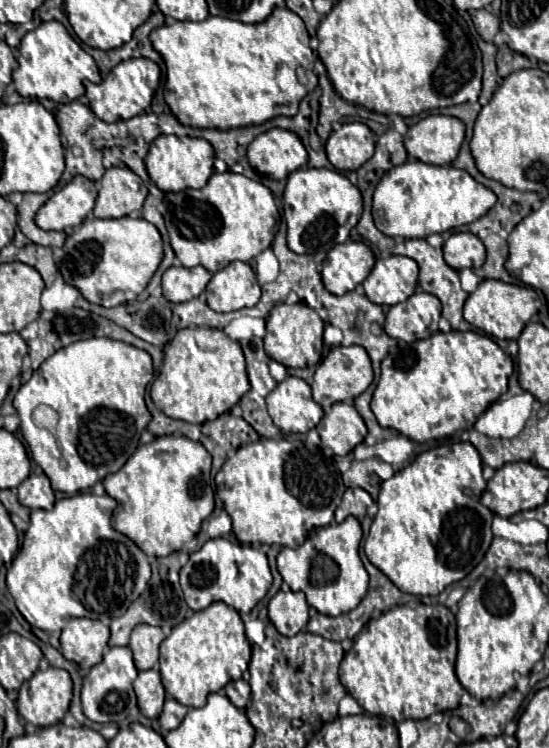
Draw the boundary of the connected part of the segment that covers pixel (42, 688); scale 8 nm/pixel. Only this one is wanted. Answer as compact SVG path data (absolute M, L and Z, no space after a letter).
M49 666L47 670L37 670L33 678L25 680L17 710L19 716L33 726L55 726L63 720L73 698L73 682L67 670Z

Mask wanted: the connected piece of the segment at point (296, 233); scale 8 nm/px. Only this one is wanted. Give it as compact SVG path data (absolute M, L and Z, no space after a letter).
M303 168L287 178L283 194L283 216L287 222L287 244L295 254L329 252L333 246L343 244L349 232L357 226L363 210L363 198L357 186L347 176L329 168Z

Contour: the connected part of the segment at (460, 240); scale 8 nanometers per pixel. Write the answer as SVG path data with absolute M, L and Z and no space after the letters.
M455 232L443 244L445 262L455 270L477 270L485 264L485 244L469 232Z

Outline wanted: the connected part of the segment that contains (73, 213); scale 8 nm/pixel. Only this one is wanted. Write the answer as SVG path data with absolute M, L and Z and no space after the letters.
M75 176L65 188L55 192L35 216L43 230L65 230L79 226L97 200L95 184L85 176Z

